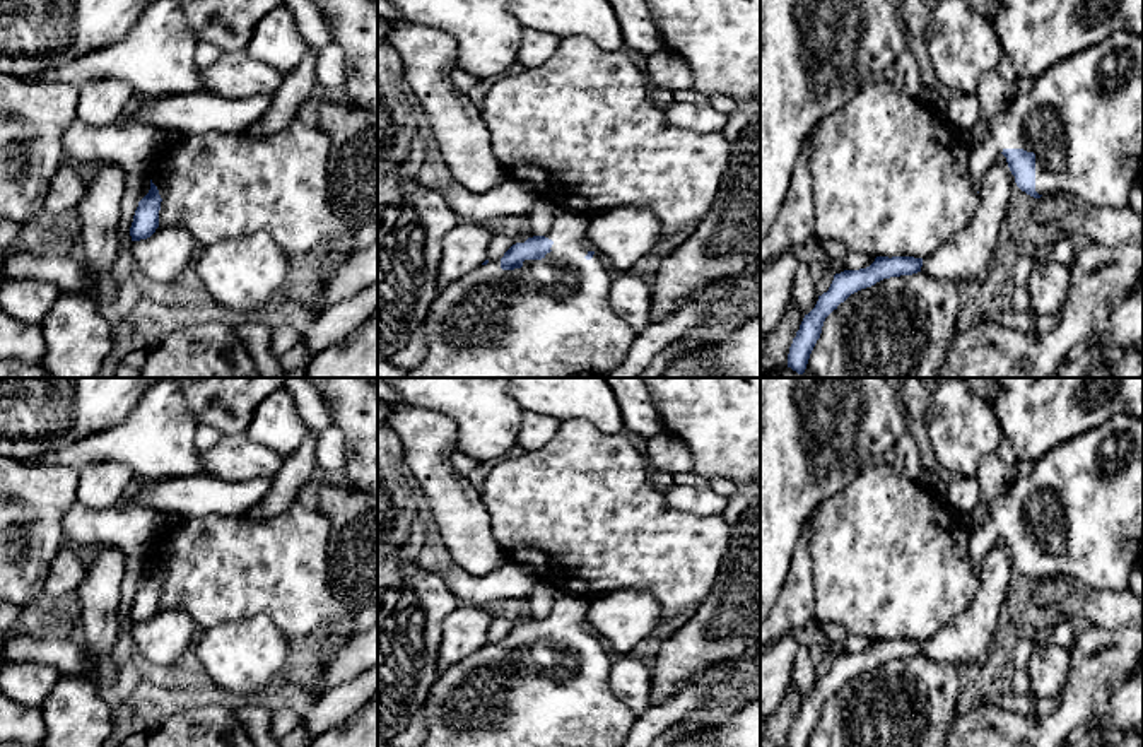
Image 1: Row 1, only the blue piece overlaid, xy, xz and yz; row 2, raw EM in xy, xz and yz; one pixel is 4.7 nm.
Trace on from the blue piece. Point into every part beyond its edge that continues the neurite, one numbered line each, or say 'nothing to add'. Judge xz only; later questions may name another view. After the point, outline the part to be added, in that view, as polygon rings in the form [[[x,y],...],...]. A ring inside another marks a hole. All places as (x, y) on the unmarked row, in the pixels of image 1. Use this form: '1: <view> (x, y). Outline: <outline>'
1: xz (557, 693). Outline: [[[555,593],[550,614],[552,634],[542,643],[525,643],[521,651],[502,653],[501,643],[473,651],[439,673],[420,715],[427,723],[422,747],[622,747],[637,713],[627,708],[612,691],[610,668],[613,658],[595,636],[586,643],[584,631],[591,598]]]

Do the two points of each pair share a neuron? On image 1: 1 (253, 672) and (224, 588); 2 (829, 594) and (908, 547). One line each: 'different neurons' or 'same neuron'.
1: different neurons
2: same neuron

